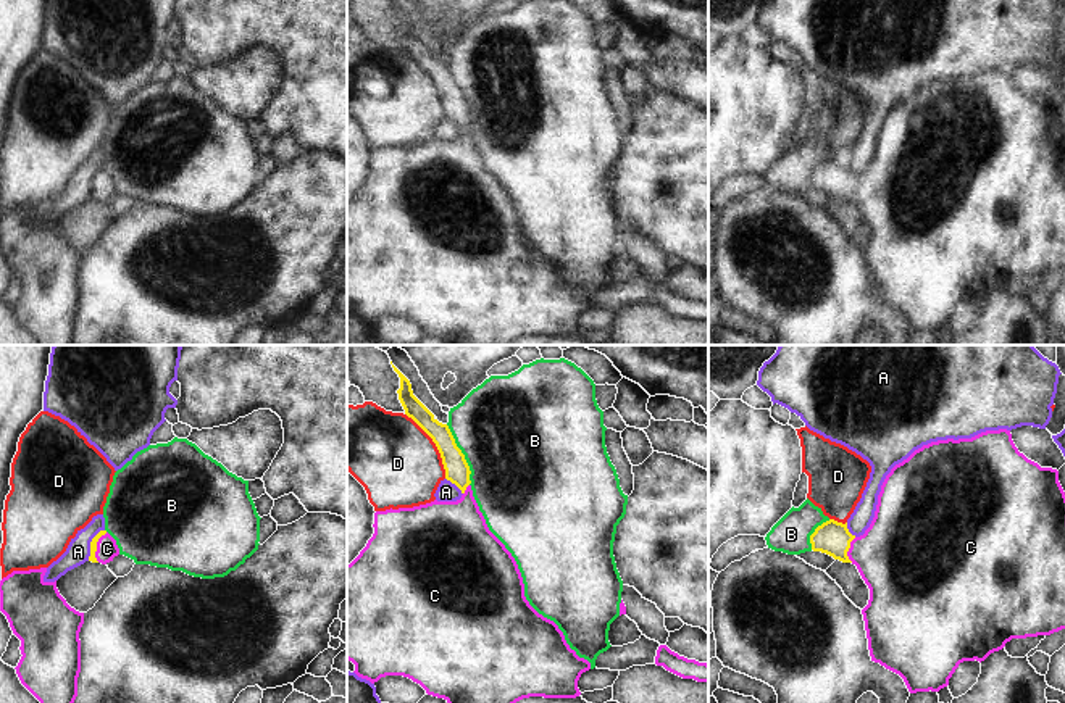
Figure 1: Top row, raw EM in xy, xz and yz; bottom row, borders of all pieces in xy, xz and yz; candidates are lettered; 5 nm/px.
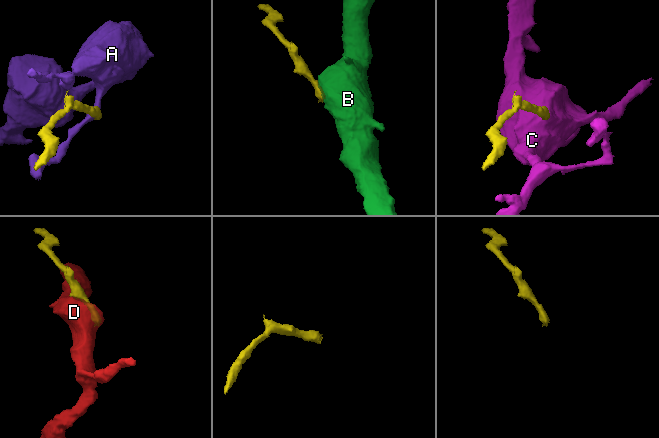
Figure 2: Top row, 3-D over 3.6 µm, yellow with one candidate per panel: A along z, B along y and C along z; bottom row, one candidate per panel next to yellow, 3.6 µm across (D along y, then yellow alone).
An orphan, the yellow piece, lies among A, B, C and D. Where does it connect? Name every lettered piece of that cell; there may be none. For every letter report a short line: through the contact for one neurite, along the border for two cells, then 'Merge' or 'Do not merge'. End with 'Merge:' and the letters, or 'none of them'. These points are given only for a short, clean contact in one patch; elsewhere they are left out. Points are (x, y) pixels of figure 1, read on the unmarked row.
A: Line: xy (104, 168), (92, 178), (87, 199). Do not merge
B: Line: xz (446, 63), (468, 105), (470, 123). Do not merge
C: Line: xy (92, 197), (96, 186), (107, 187). Merge
D: Do not merge
Merge: C

